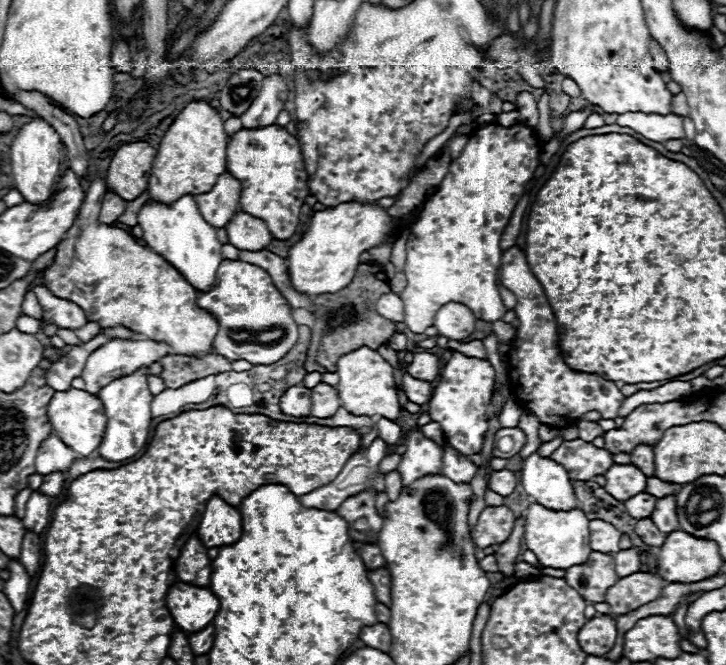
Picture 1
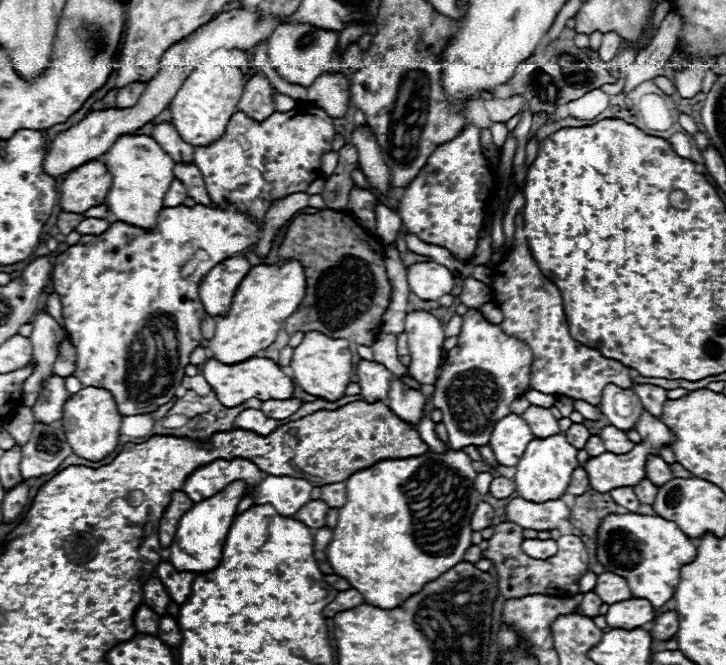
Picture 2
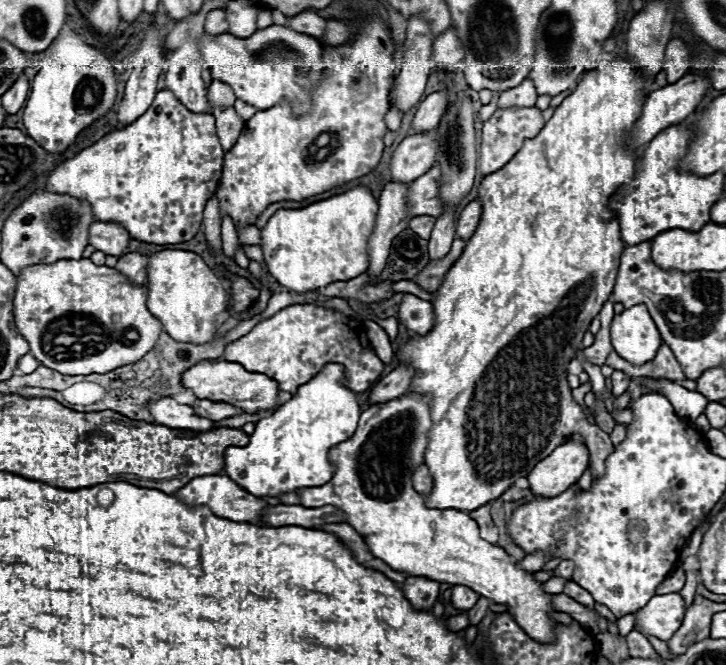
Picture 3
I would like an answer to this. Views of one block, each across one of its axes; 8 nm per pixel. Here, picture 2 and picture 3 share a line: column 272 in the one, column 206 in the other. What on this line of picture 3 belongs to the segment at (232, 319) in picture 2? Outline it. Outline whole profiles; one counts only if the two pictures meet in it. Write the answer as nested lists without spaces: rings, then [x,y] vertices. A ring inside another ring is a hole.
[[[160,250],[148,254],[148,310],[162,322],[176,342],[210,342],[216,326],[214,318],[228,306],[228,294],[210,266],[190,250]]]

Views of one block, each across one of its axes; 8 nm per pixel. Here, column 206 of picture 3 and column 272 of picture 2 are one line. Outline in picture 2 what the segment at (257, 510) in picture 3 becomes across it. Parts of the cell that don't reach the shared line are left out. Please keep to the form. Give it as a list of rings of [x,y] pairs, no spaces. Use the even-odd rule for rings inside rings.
[[[266,476],[250,492],[254,504],[270,504],[280,516],[292,516],[298,508],[310,502],[312,484],[290,476]]]

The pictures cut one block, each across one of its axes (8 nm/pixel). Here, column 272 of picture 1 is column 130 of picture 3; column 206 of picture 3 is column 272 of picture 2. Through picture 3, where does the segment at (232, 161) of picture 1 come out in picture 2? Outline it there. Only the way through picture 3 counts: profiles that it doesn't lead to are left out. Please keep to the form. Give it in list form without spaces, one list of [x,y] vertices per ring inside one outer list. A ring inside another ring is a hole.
[[[302,102],[290,112],[274,112],[264,122],[236,112],[216,142],[194,148],[194,164],[202,172],[206,192],[214,204],[228,200],[262,222],[276,198],[304,192],[320,178],[320,154],[332,148],[334,136],[334,120],[326,112],[308,112]]]

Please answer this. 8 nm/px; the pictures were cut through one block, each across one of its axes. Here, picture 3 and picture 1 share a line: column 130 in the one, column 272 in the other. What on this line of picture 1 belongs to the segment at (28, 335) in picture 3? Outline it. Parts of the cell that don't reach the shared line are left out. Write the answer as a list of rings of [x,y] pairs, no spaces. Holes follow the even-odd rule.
[[[240,260],[220,262],[216,282],[212,290],[198,296],[198,306],[216,316],[220,330],[214,348],[224,358],[246,360],[250,364],[274,364],[284,358],[298,340],[298,324],[292,318],[290,304],[272,284],[272,278],[254,264]],[[264,330],[282,330],[282,336],[270,344],[260,344],[256,342],[256,334]]]

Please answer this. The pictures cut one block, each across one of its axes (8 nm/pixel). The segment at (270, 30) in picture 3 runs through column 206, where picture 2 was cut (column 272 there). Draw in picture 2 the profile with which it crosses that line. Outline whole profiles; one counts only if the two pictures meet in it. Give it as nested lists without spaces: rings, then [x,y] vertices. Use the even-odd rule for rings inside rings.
[[[296,24],[296,26],[278,26],[274,34],[268,38],[268,60],[274,70],[290,84],[300,84],[304,88],[312,86],[314,80],[328,68],[334,48],[338,44],[338,34],[332,30],[320,30],[310,24]]]

